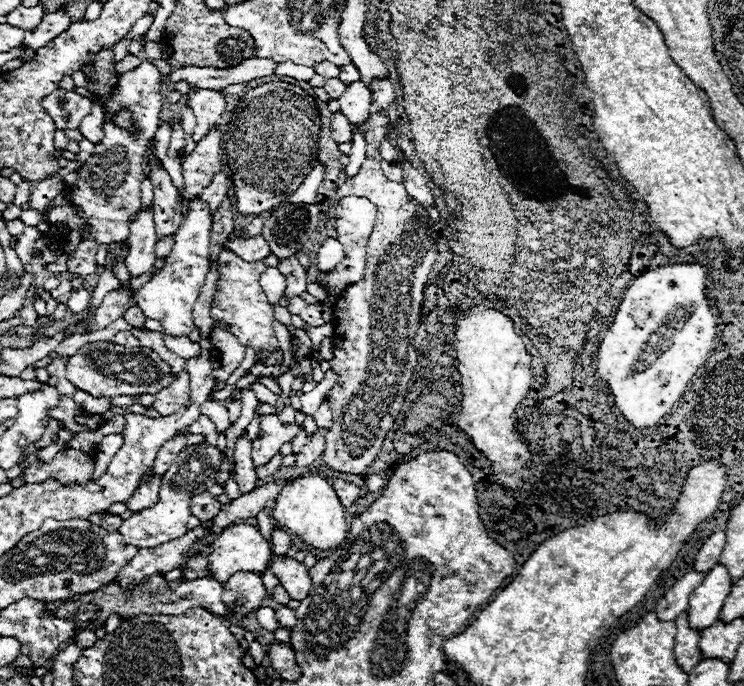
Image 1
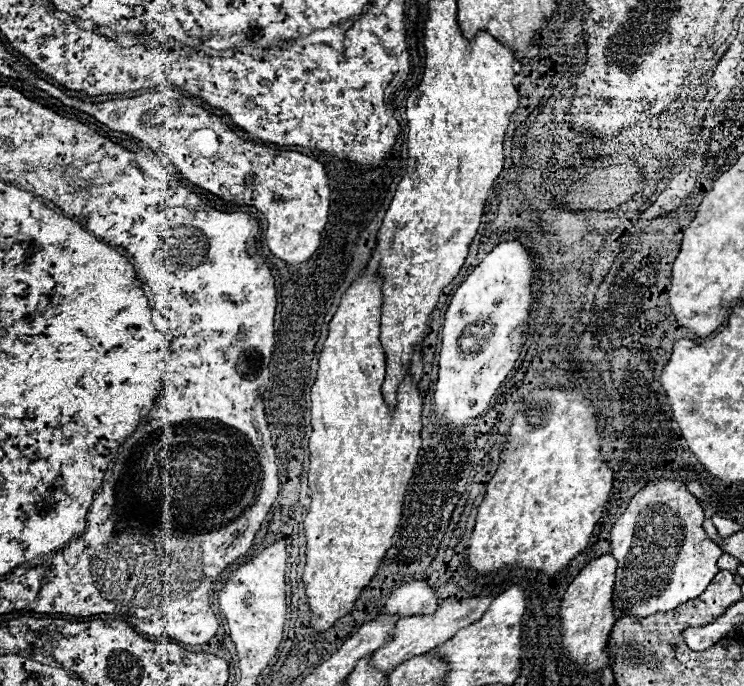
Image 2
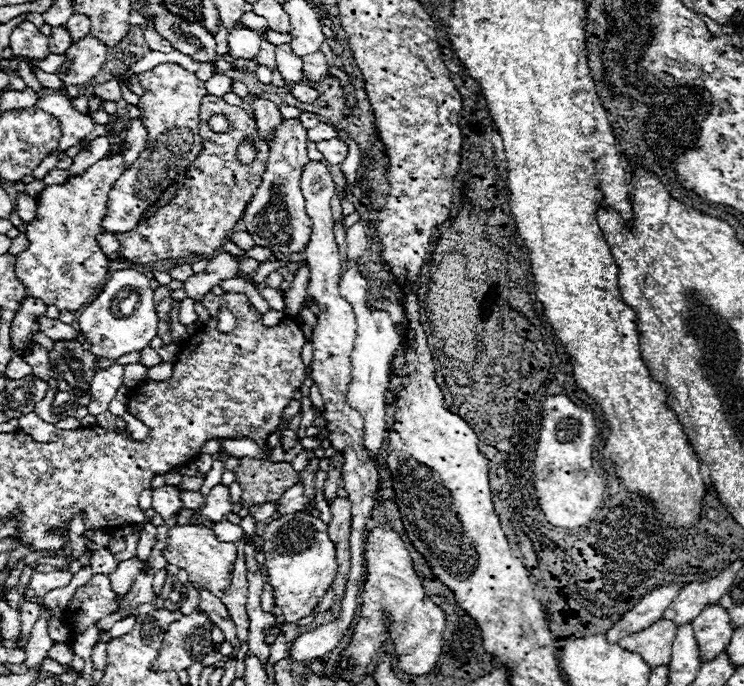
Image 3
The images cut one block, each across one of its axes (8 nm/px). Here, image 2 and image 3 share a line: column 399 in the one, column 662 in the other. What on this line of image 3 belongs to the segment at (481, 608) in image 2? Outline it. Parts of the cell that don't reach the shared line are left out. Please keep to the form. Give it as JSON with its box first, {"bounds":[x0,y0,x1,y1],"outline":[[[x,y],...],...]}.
{"bounds":[618,620,676,670],"outline":[[[658,620],[650,628],[622,638],[618,642],[618,646],[628,650],[628,652],[640,654],[642,660],[652,670],[652,668],[658,668],[658,666],[670,662],[670,650],[672,650],[674,634],[676,634],[674,624],[666,624],[664,620]]]}

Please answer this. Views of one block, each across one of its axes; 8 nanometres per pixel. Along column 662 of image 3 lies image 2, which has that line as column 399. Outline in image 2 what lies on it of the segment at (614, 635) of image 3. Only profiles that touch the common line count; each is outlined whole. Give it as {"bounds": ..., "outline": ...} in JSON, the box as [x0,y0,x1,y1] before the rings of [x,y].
{"bounds":[384,580,438,616],"outline":[[[410,580],[398,586],[388,598],[384,612],[412,616],[412,614],[432,614],[436,612],[438,596],[428,580]]]}

